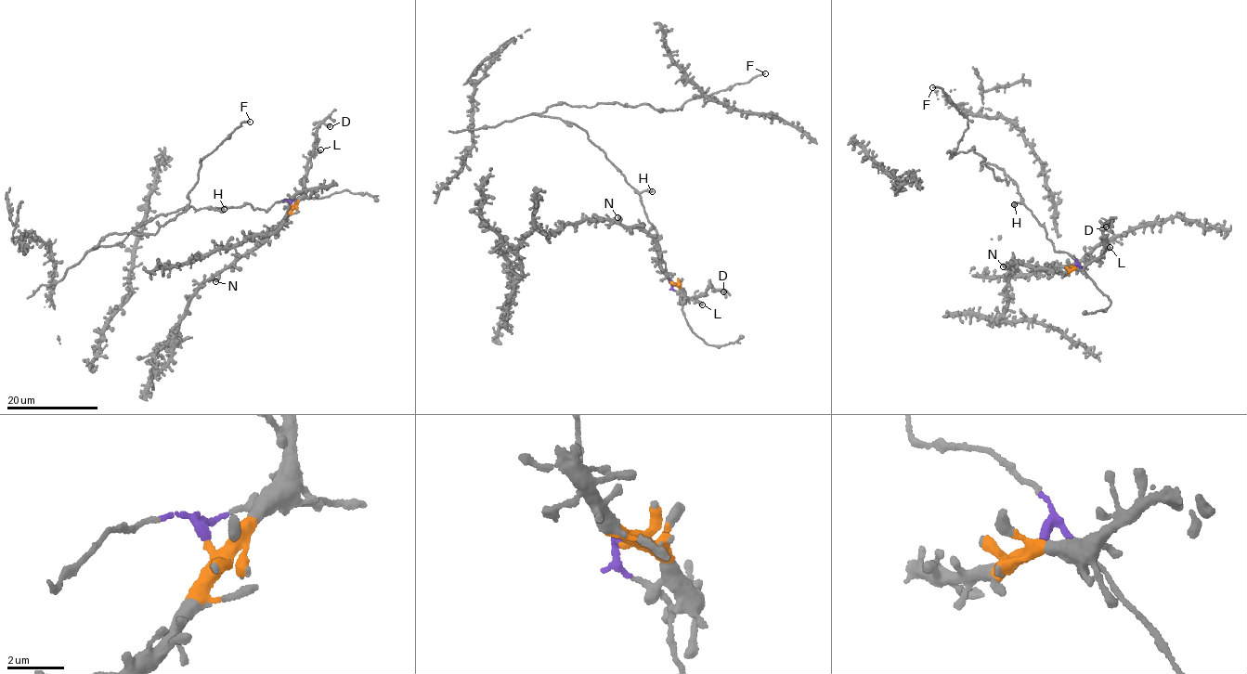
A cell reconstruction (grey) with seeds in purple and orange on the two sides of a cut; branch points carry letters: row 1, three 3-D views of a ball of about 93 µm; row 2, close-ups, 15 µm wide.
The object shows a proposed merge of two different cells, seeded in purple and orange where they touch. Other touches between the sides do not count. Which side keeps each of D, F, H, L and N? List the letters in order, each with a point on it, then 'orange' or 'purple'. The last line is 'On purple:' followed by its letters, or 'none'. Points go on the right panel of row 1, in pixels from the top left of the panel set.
D: at (1106, 226); orange
F: at (932, 87); purple
H: at (1014, 204); purple
L: at (1110, 247); orange
N: at (1003, 266); orange
On purple: F, H

